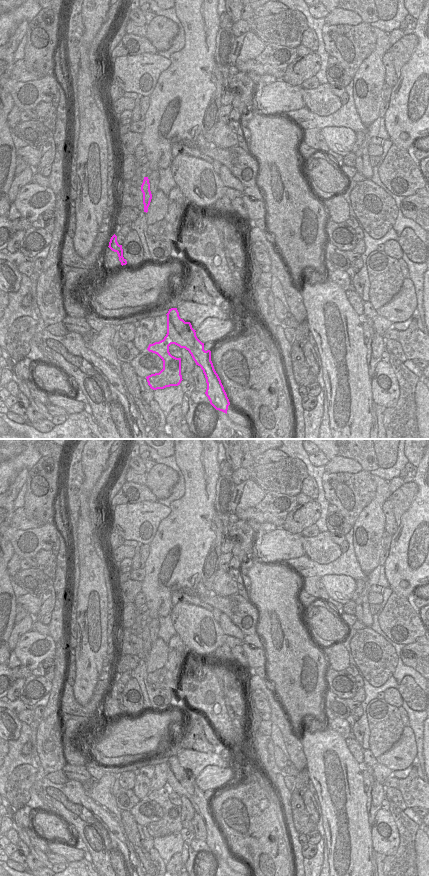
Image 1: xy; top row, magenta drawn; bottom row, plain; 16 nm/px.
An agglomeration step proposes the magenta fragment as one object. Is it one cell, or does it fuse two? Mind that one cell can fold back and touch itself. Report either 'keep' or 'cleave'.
cleave

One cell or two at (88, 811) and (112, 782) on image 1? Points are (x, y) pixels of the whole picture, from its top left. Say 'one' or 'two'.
two

